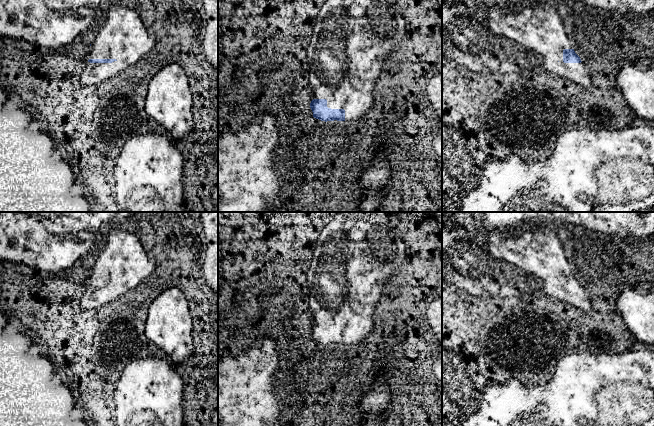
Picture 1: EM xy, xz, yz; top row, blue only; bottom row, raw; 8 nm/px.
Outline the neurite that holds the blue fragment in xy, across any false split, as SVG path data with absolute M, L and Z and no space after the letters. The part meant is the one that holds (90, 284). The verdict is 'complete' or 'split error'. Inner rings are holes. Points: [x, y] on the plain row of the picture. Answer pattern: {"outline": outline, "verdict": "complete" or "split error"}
{"outline": "M112 228L86 280L81 309L101 307L138 287L155 265L135 234Z", "verdict": "split error"}

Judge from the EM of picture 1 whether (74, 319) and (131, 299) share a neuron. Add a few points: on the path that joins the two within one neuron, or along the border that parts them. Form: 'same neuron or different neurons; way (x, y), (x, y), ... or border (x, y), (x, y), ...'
same neuron; way (88, 319), (111, 319), (117, 313)

